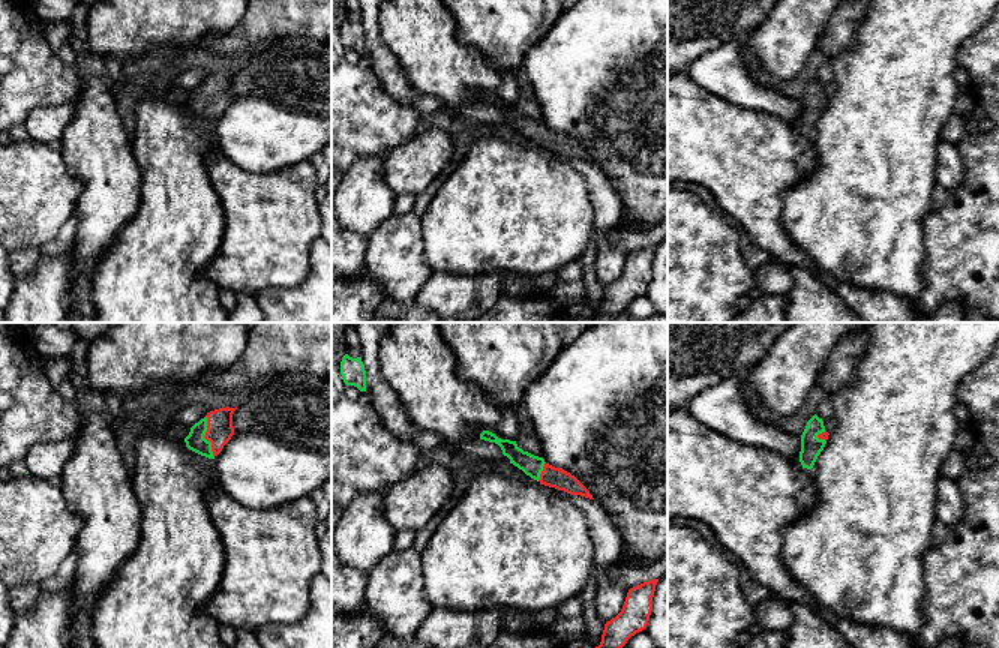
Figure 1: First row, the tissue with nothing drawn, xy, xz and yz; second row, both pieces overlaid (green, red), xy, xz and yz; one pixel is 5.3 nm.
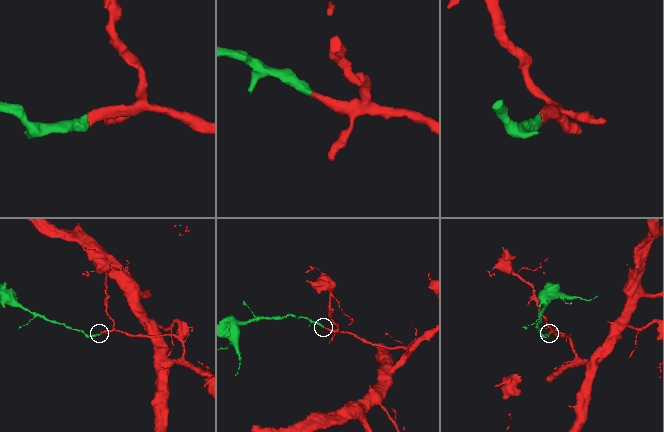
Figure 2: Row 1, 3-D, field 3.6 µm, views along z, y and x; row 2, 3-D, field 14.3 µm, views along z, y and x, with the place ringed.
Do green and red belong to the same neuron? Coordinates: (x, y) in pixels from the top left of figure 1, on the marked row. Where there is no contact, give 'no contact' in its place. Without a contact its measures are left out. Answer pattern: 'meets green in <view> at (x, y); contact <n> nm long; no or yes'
meets green in xy at (203, 437); contact 220 nm long; yes

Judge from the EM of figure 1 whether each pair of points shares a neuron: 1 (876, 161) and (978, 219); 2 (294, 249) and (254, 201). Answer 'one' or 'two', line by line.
1: two
2: one

